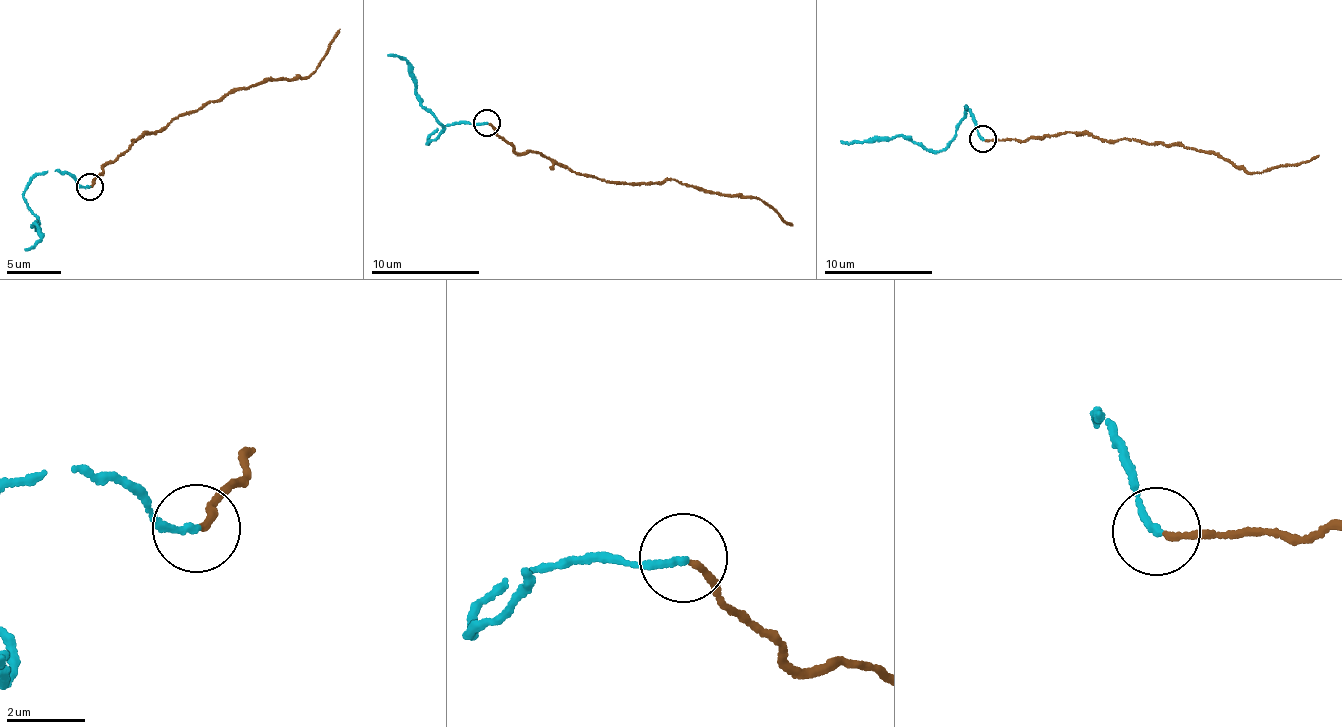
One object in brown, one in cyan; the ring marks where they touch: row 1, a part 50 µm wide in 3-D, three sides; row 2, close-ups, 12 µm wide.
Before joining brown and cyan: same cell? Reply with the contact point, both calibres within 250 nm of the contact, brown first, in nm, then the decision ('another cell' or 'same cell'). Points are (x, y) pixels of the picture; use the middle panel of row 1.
place (486, 122); calibres 150 and 180 nm; same cell

